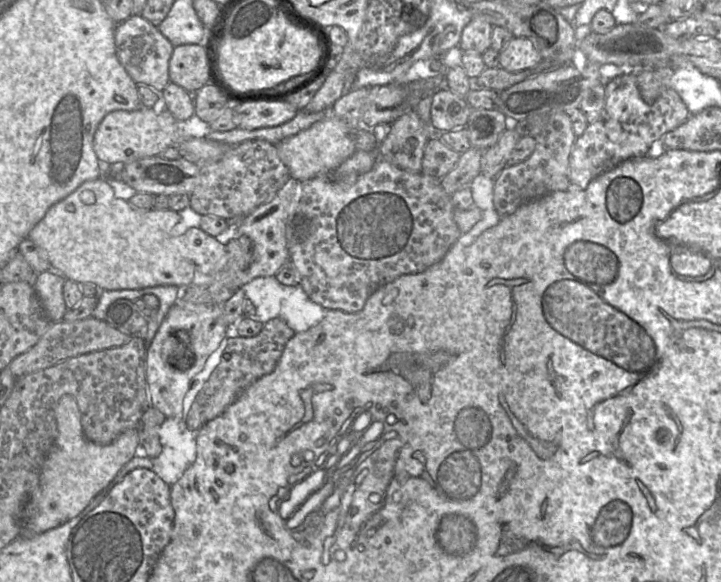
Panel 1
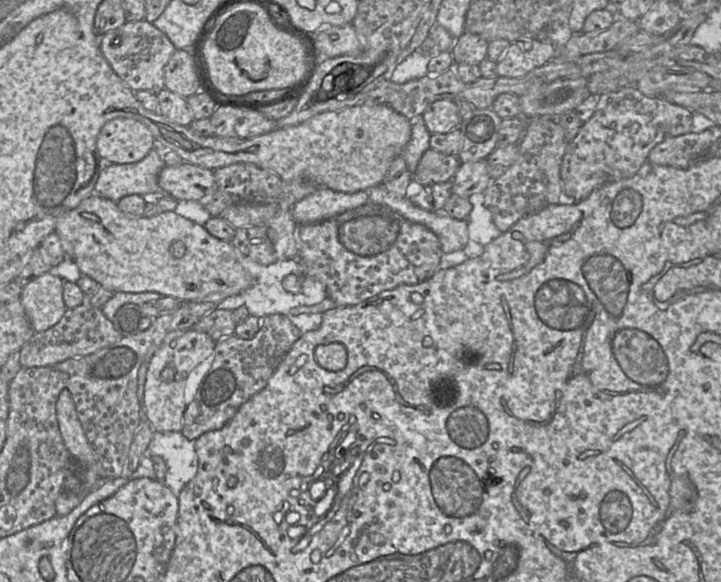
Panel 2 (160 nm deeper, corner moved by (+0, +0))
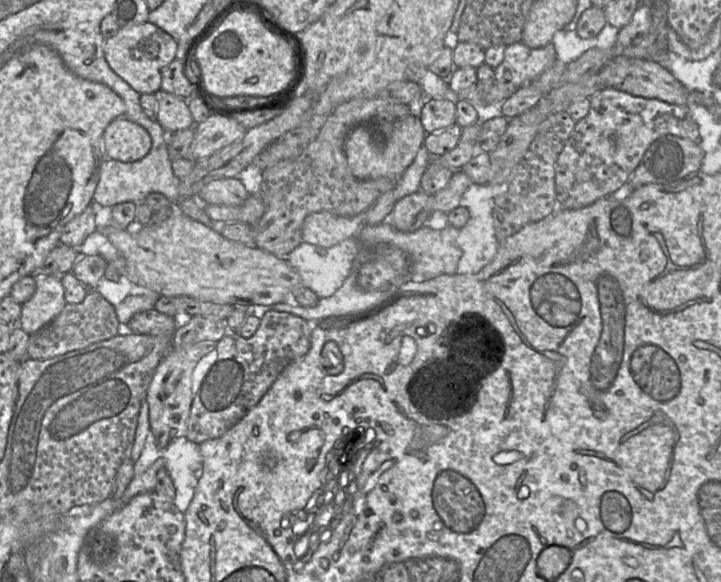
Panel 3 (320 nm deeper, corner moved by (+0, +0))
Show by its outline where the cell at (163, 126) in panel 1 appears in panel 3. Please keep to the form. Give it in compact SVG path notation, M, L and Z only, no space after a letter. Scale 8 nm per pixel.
M125 117L113 120L102 136L104 158L121 162L135 162L144 158L151 146L152 140L147 130Z

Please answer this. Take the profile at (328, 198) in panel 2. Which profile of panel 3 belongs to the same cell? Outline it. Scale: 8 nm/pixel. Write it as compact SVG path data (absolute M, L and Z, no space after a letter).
M322 211L309 214L302 224L302 241L329 248L344 239L357 236L364 225L363 214L342 217Z

